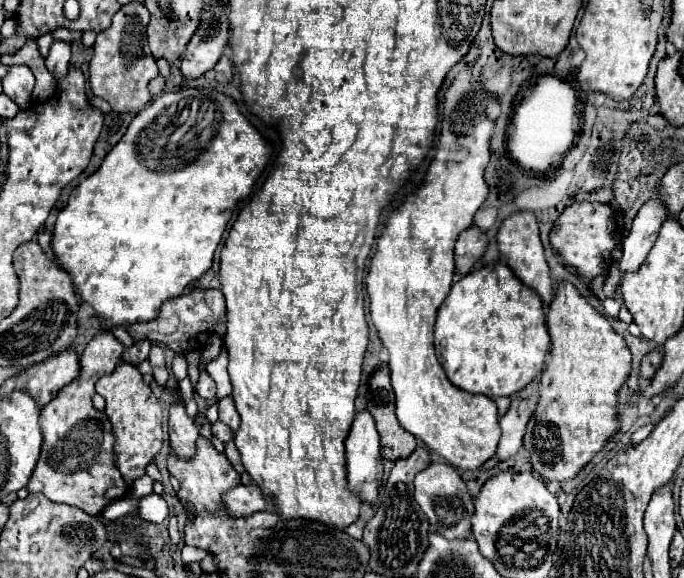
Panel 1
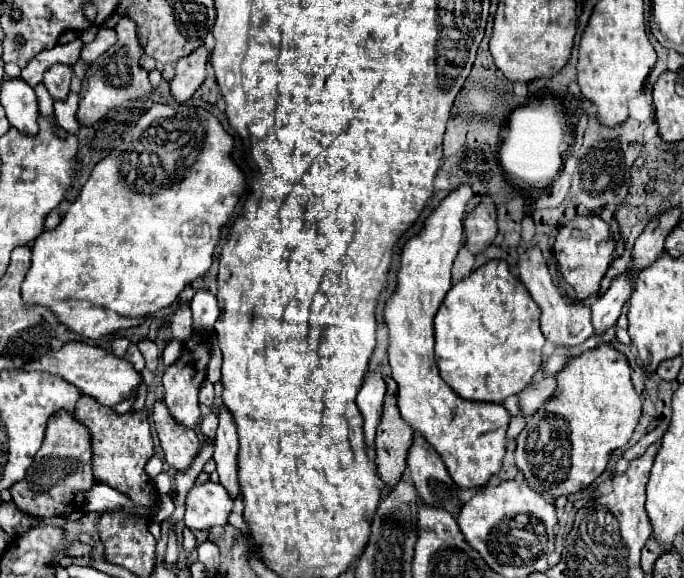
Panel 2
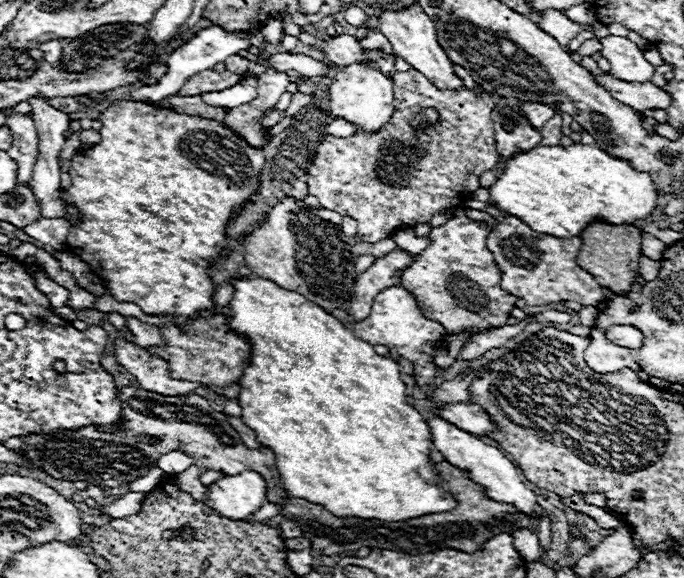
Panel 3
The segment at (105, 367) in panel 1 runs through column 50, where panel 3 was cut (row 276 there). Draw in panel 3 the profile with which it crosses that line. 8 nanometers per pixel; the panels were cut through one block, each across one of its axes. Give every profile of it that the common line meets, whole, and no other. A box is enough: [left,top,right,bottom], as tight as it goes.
[400,212,516,334]

